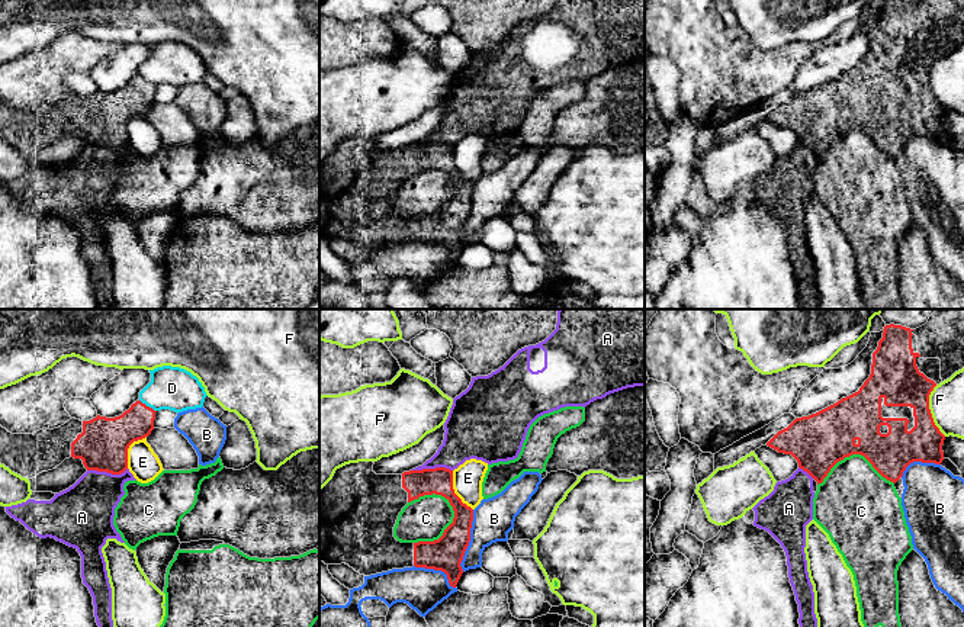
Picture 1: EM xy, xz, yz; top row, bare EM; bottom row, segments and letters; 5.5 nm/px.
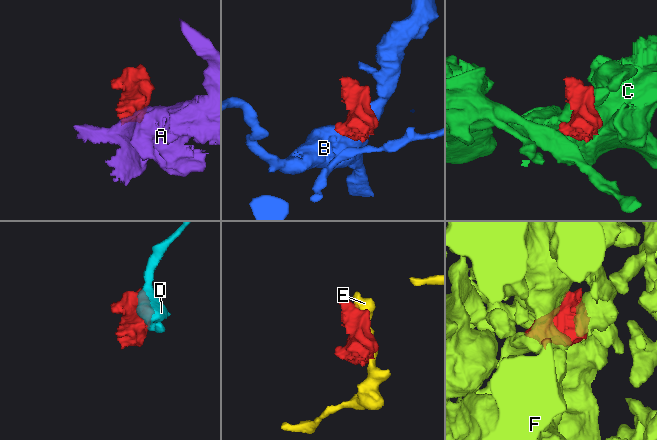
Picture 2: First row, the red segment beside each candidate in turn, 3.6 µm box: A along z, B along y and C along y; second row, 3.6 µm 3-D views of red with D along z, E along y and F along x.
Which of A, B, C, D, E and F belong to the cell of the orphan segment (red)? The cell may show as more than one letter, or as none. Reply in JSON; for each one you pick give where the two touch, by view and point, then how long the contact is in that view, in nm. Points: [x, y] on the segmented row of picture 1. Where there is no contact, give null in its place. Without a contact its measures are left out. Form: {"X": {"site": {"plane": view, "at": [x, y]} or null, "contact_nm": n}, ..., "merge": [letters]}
{"merge": []}

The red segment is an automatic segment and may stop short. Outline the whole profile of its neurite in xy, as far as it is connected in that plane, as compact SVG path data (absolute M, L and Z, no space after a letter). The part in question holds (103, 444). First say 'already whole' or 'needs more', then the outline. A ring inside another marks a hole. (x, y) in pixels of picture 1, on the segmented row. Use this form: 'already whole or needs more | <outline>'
needs more | M136 401L115 418L71 418L58 428L33 434L12 434L0 425L0 463L26 479L70 457L81 459L87 470L120 475L128 469L129 446L154 430L155 412Z

